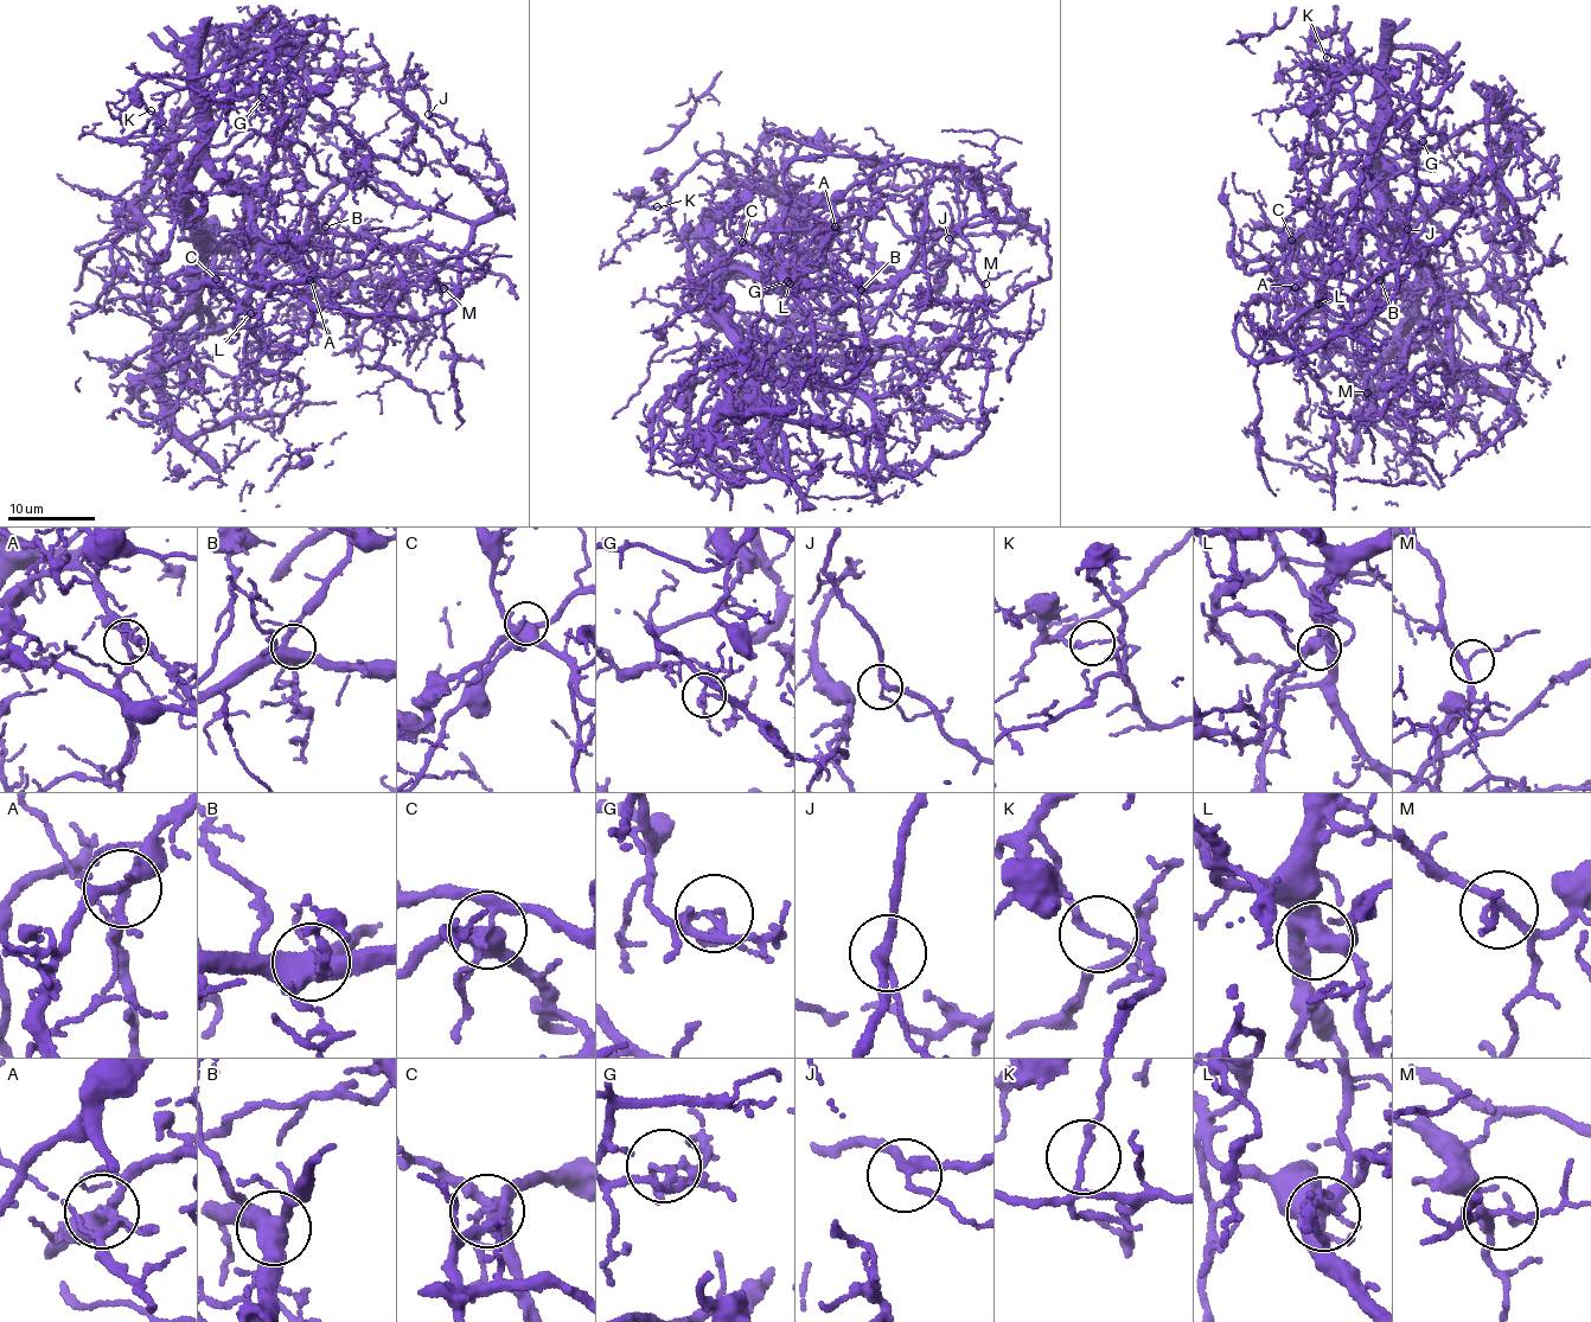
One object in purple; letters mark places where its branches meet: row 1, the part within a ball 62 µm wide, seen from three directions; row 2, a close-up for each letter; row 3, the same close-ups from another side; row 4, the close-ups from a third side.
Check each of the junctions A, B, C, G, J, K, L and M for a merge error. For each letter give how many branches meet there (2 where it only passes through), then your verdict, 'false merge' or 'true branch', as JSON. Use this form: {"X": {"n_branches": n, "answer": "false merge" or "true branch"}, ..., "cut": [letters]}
{"A": {"n_branches": 4, "answer": "true branch"}, "B": {"n_branches": 5, "answer": "true branch"}, "C": {"n_branches": 7, "answer": "false merge"}, "G": {"n_branches": 3, "answer": "true branch"}, "J": {"n_branches": 3, "answer": "true branch"}, "K": {"n_branches": 2, "answer": "false merge"}, "L": {"n_branches": 5, "answer": "true branch"}, "M": {"n_branches": 3, "answer": "true branch"}, "cut": ["C", "K"]}

